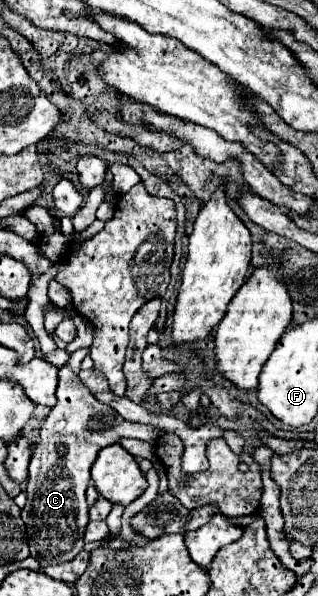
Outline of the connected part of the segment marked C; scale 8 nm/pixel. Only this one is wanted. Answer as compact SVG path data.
M60 367L56 395L58 403L46 417L40 429L40 441L34 447L26 483L28 503L22 509L30 555L40 567L72 561L84 549L84 529L88 525L86 487L98 451L106 445L118 443L120 437L138 437L154 443L162 435L156 427L120 419L120 415L112 411L112 407L100 403L68 367Z

